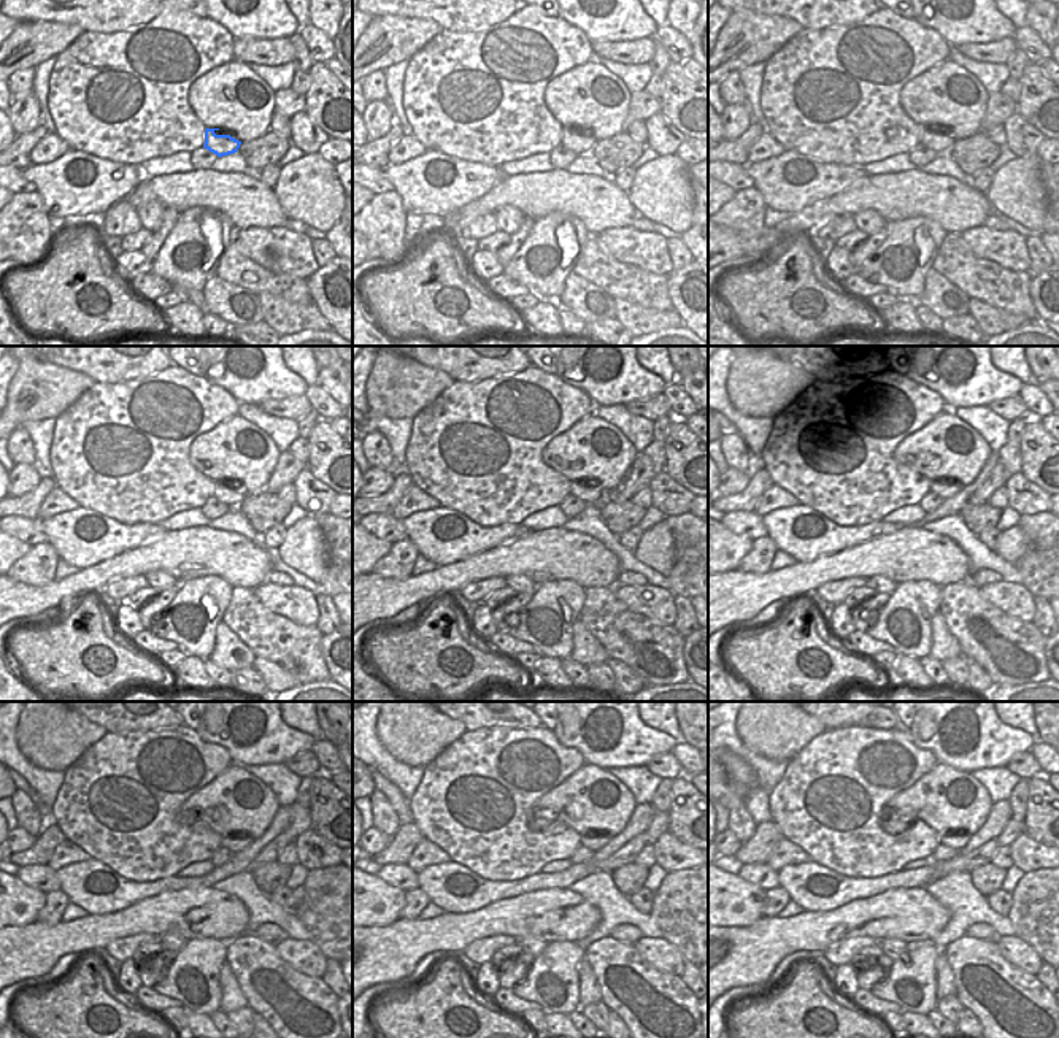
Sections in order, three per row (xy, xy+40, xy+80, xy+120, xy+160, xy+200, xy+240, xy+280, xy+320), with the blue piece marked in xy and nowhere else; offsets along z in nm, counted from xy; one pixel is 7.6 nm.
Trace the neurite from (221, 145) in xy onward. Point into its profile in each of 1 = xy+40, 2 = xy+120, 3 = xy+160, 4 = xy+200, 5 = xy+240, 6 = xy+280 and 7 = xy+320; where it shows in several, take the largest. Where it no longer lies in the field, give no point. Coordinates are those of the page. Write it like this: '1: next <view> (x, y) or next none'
1: next xy+40 (577, 142)
2: next xy+120 (224, 491)
3: next xy+160 (581, 489)
4: next xy+200 (943, 488)
5: next xy+240 (237, 841)
6: next xy+280 (594, 841)
7: next xy+320 (955, 838)

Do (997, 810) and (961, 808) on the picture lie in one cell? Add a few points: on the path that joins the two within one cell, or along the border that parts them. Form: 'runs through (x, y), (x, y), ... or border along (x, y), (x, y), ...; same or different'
border along (994, 803), (986, 821), (972, 835); different

